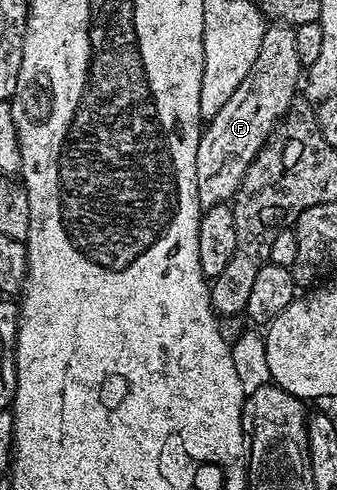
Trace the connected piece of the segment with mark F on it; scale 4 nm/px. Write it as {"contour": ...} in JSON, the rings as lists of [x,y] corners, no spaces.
{"contour":[[[282,22],[272,23],[265,30],[265,38],[261,38],[257,58],[251,61],[249,74],[229,94],[229,102],[217,110],[212,120],[206,121],[199,137],[197,146],[197,186],[199,187],[199,202],[204,209],[209,209],[215,204],[228,203],[234,197],[236,190],[241,186],[241,178],[245,178],[245,170],[257,158],[257,154],[265,146],[265,142],[271,137],[271,131],[276,124],[283,119],[289,106],[297,98],[297,84],[295,79],[300,79],[301,65],[297,54],[297,41],[295,39],[295,28],[290,24]]]}

